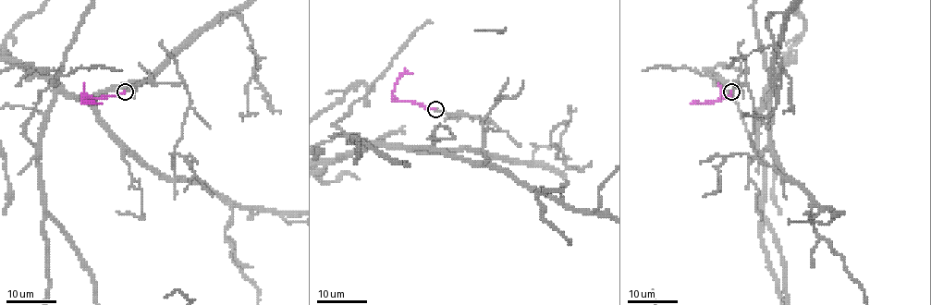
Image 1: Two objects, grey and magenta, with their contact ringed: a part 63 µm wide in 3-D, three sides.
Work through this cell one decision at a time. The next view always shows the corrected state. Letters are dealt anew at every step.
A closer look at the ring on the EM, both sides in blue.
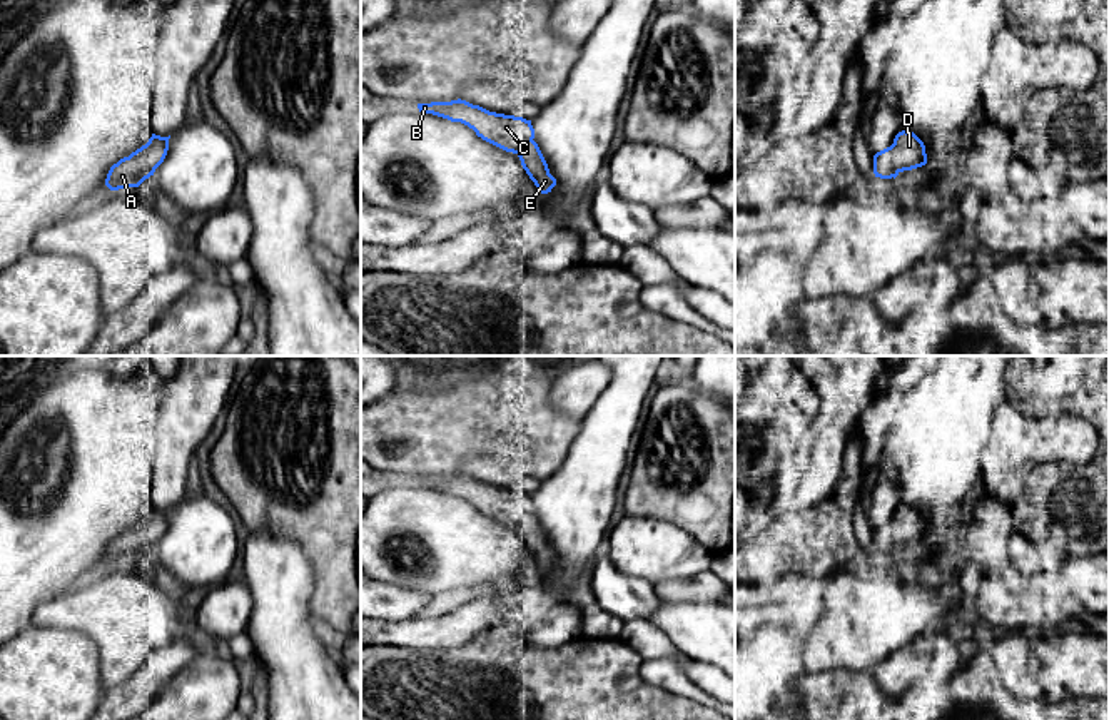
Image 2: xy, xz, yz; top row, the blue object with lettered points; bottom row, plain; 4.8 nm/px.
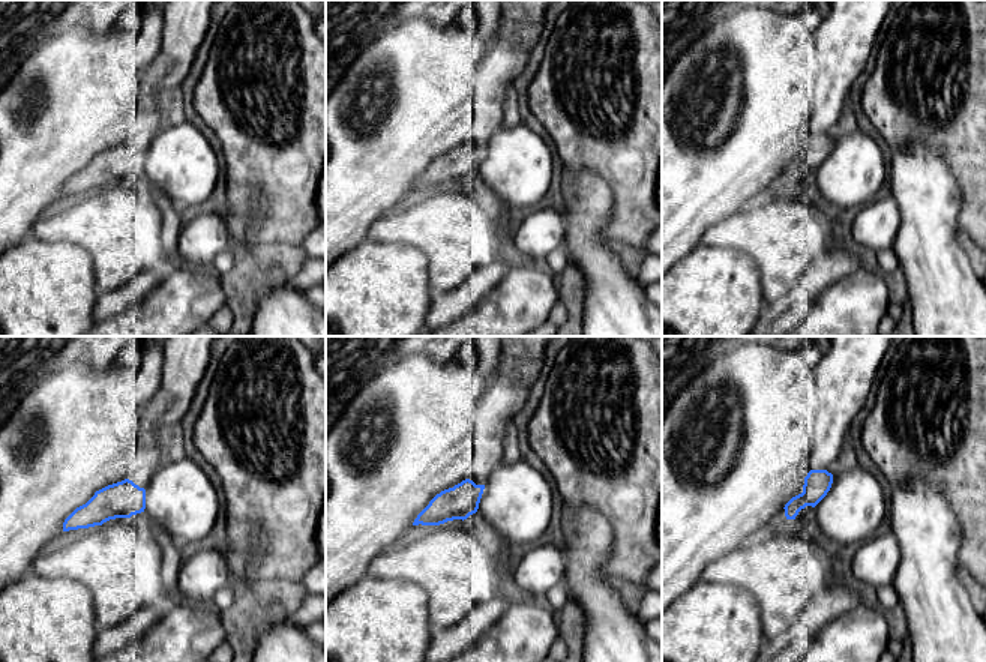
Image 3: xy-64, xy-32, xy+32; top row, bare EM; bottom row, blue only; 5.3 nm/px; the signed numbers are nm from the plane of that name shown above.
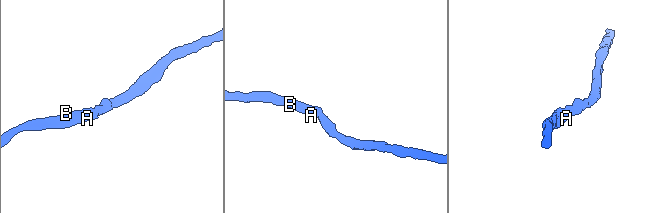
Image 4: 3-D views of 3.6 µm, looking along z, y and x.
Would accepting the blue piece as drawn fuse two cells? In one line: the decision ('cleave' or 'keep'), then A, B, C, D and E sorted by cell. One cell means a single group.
keep; groups A B C D E

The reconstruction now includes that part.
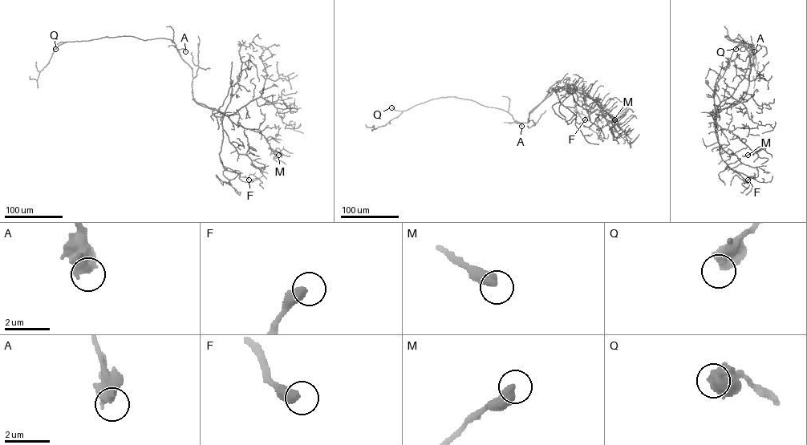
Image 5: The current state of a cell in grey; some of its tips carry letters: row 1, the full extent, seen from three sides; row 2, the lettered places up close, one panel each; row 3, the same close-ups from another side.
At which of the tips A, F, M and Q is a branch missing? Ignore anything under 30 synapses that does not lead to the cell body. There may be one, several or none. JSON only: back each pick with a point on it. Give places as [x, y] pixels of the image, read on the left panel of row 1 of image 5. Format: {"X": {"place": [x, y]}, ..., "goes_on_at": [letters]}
{"M": {"place": [278, 155]}, "goes_on_at": ["M"]}

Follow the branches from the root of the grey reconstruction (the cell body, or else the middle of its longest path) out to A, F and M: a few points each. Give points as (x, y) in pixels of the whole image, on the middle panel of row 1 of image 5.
A: (567, 78), (562, 90), (549, 92), (529, 113), (528, 123), (514, 122), (521, 126)
F: (567, 78), (562, 90), (554, 91), (560, 87), (555, 91), (559, 101), (575, 115), (576, 122), (585, 119)
M: (567, 78), (564, 89), (555, 92), (558, 88), (568, 88), (590, 96), (602, 111), (606, 125), (614, 119)

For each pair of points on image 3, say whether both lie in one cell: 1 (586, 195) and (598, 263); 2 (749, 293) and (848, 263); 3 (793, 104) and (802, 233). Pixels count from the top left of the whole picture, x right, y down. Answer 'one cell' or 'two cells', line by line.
1: one cell
2: two cells
3: two cells

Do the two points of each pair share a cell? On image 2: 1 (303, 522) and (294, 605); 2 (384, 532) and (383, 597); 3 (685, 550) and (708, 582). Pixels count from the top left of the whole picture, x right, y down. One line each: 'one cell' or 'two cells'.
1: two cells
2: two cells
3: two cells

